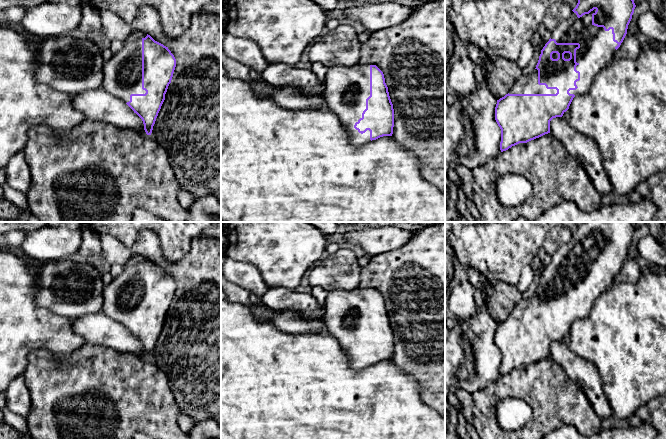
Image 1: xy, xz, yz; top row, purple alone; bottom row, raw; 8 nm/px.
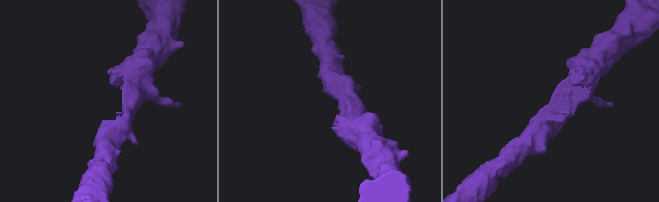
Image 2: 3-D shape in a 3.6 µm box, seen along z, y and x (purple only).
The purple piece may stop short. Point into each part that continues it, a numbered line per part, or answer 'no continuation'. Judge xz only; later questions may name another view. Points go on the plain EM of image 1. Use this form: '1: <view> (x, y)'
1: xz (346, 311)

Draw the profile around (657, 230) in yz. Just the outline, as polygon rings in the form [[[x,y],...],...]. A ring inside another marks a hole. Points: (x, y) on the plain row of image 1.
[[[645,222],[651,236],[666,250],[666,222]]]

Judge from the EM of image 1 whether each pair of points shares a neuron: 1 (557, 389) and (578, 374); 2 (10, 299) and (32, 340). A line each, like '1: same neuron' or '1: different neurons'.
1: different neurons
2: same neuron

